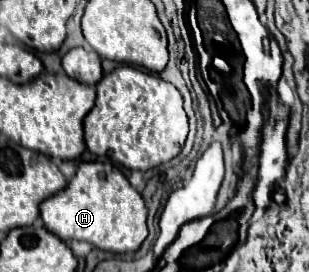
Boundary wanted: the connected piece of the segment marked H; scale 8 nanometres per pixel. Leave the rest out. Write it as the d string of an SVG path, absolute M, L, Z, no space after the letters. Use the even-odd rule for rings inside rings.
M81 162L63 192L41 204L45 228L61 240L85 240L107 252L135 252L147 238L147 208L141 194L125 184L127 178L109 162Z

